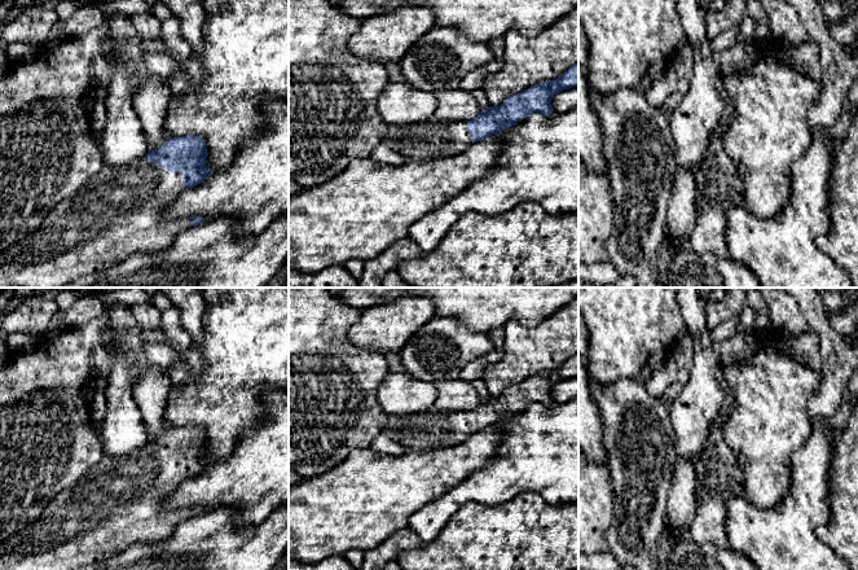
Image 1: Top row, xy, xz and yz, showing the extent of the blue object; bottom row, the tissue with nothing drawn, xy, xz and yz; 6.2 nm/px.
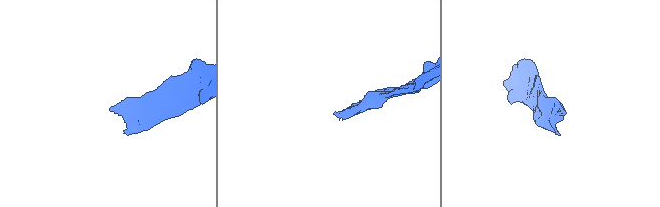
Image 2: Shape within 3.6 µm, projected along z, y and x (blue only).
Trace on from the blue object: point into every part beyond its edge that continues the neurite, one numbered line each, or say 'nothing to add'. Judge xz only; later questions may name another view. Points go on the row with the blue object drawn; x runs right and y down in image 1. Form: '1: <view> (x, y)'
1: xz (432, 139)

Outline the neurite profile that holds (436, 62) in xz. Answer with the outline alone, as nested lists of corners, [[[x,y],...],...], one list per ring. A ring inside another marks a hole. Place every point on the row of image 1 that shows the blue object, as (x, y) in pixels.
[[[434,26],[421,36],[399,61],[404,79],[418,89],[435,95],[458,89],[463,78],[476,67],[493,62],[493,52],[487,43],[470,40],[456,27]]]

